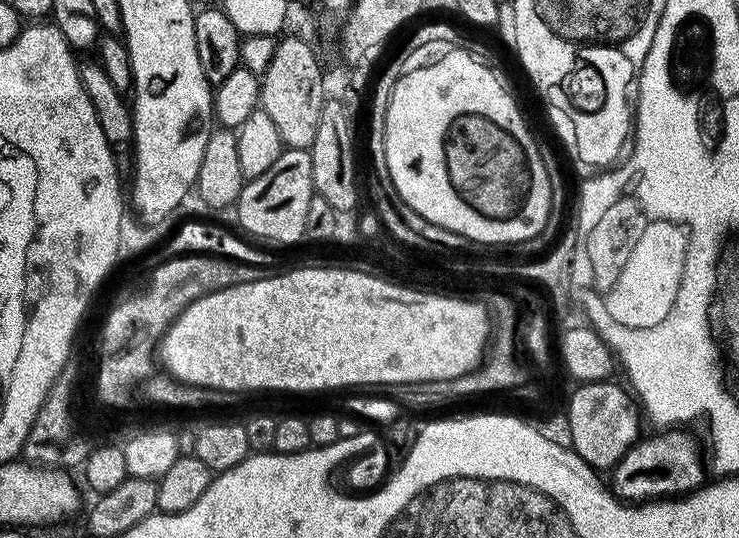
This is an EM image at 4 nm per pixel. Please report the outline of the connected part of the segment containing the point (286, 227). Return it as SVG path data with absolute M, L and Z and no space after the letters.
M285 147L270 170L245 183L234 205L234 213L250 235L272 244L296 244L305 239L306 213L313 194L311 151Z

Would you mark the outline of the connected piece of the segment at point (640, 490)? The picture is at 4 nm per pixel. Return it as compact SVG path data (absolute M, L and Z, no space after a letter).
M673 426L667 430L655 433L657 436L645 435L628 448L616 466L611 469L610 487L617 500L623 500L626 504L637 506L647 504L649 500L667 500L677 496L686 496L695 492L697 488L705 483L704 468L706 472L706 460L700 457L700 444L694 437L680 426Z

